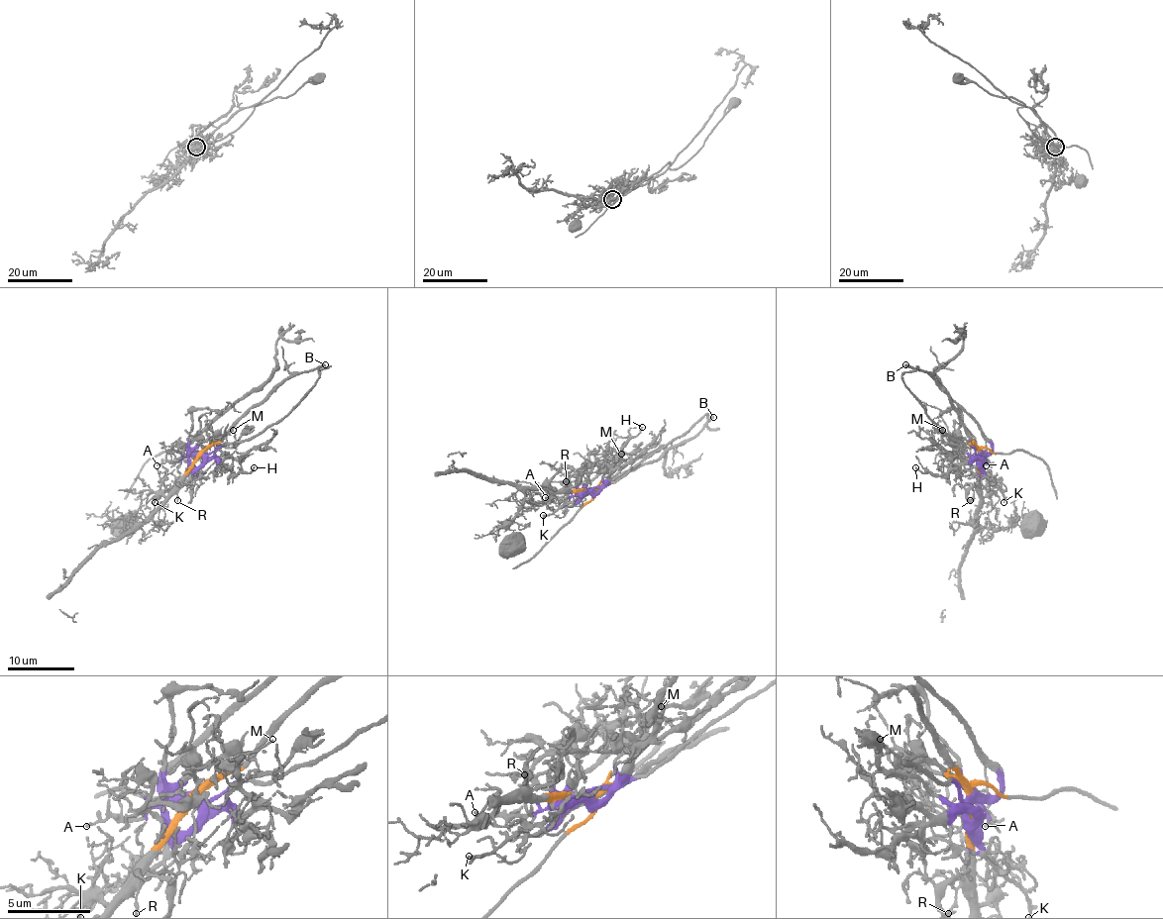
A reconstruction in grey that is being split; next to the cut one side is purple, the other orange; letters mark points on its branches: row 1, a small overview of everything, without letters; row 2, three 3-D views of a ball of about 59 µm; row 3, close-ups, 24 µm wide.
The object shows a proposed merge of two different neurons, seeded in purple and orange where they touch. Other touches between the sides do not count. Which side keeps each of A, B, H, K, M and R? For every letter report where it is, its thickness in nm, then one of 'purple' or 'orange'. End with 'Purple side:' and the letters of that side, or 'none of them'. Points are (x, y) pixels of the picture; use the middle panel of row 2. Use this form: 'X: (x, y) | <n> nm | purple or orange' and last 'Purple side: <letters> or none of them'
A: (545, 497) | 90 nm | purple
B: (713, 417) | 280 nm | orange
H: (642, 427) | 140 nm | purple
K: (543, 515) | 200 nm | purple
M: (621, 454) | 70 nm | purple
R: (566, 481) | 140 nm | orange
Purple side: A, H, K, M

